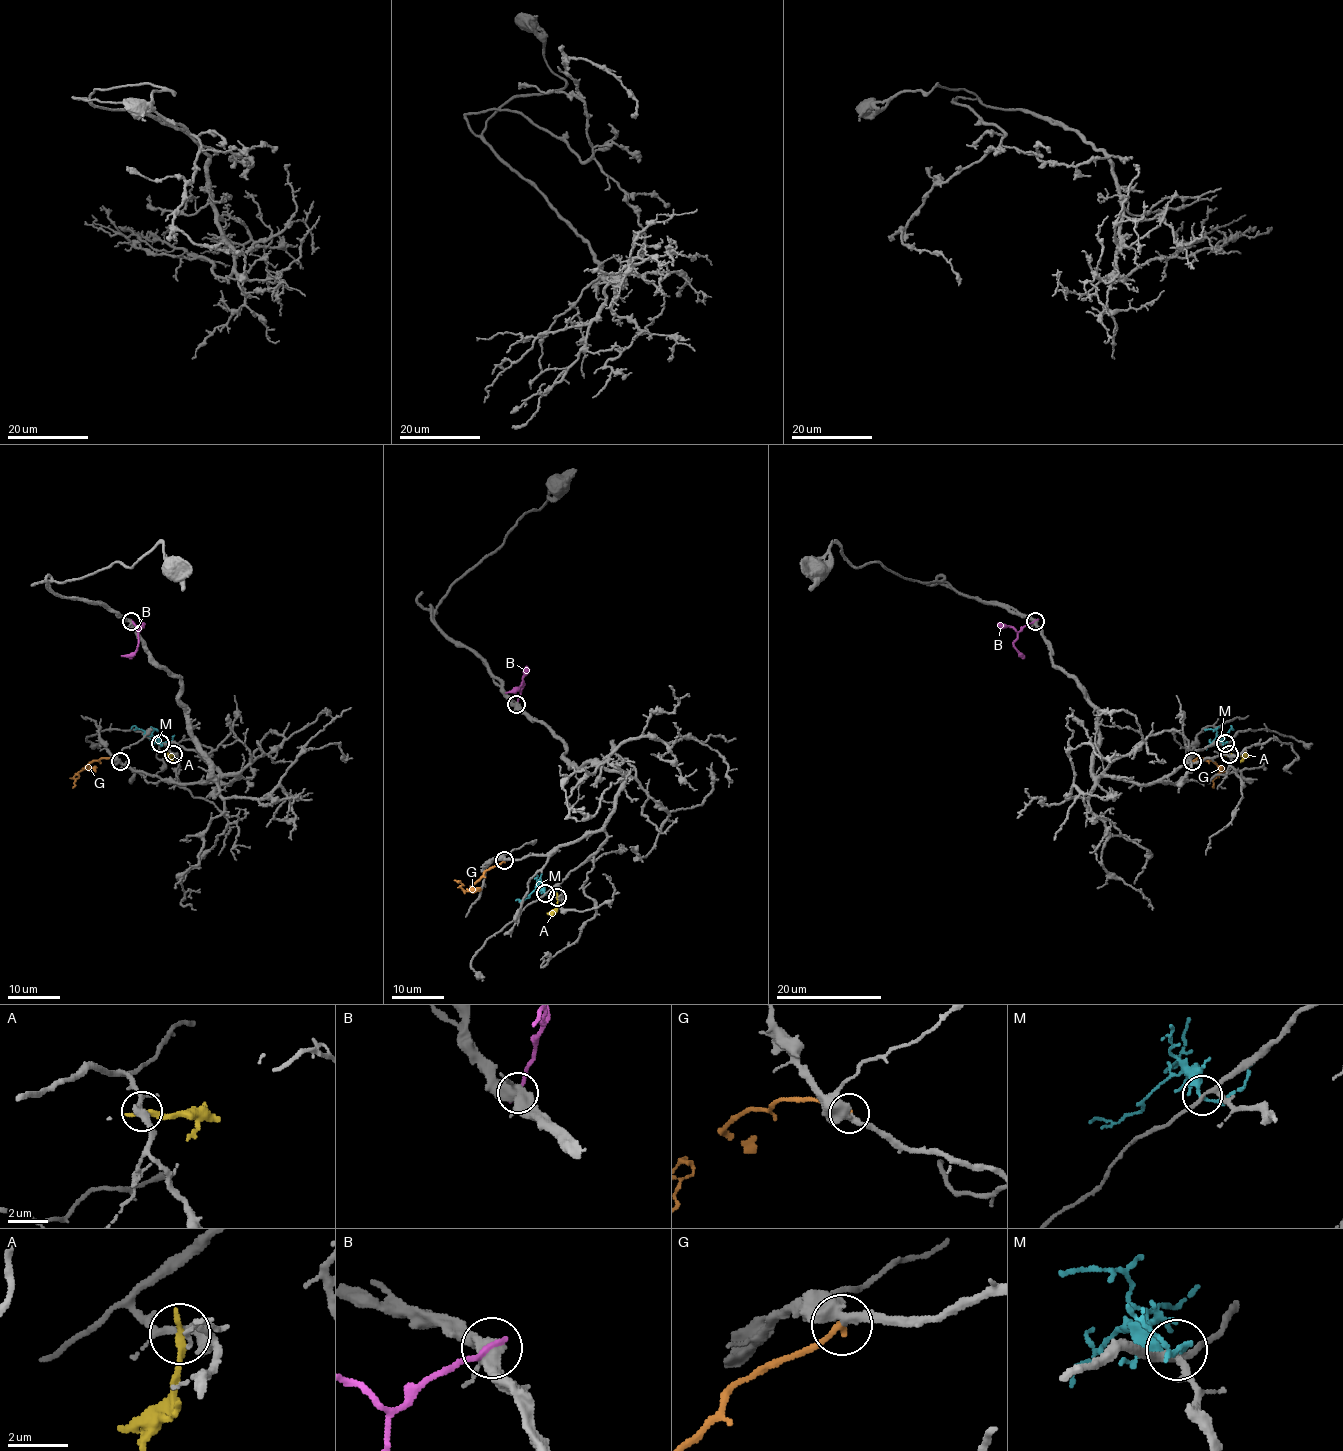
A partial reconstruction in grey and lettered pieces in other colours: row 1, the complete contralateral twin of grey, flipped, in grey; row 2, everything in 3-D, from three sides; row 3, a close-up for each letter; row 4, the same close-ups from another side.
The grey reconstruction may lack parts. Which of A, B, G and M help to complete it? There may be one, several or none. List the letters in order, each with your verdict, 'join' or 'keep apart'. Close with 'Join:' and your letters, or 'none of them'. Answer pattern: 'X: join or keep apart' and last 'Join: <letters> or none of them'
A: keep apart
B: keep apart
G: join
M: keep apart
Join: G

